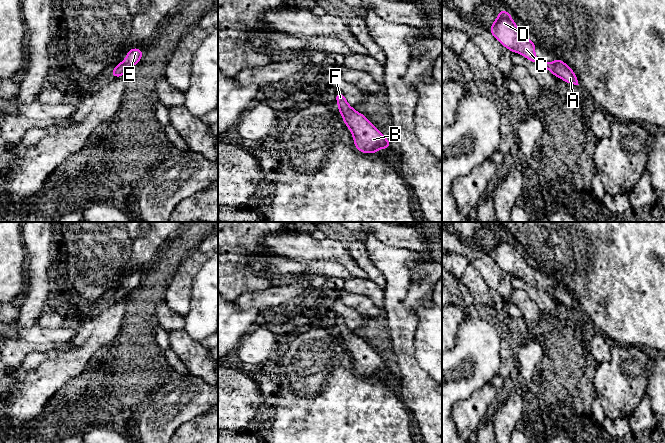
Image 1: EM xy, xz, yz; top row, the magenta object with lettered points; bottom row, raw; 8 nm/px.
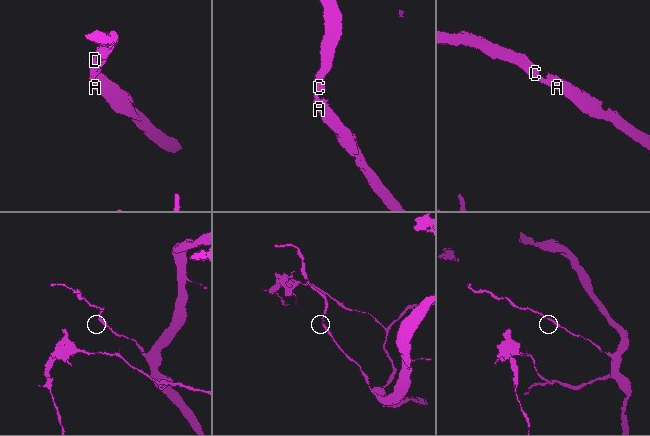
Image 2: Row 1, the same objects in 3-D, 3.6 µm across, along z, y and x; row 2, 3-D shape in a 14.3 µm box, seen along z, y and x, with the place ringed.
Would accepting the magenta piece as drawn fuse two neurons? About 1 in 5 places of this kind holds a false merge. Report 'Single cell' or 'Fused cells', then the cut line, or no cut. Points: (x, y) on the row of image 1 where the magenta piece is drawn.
Single cell. No split

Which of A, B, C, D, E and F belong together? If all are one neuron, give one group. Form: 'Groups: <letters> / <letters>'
Groups: A B C D E F

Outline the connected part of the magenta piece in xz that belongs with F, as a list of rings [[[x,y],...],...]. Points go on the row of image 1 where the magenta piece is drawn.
[[[336,92],[338,110],[343,121],[352,133],[355,147],[362,153],[377,153],[380,148],[391,148],[389,139],[369,122],[361,113],[354,110],[342,93]]]

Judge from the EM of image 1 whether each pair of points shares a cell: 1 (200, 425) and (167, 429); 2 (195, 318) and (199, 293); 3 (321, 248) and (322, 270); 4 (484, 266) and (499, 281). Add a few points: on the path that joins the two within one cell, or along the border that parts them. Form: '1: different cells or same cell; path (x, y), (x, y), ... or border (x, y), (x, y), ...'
1: different cells; border (197, 415), (182, 423), (174, 432)
2: same cell; path (201, 312), (202, 299)
3: different cells; border (305, 262), (333, 260), (344, 267)
4: same cell; path (488, 270), (495, 277)

